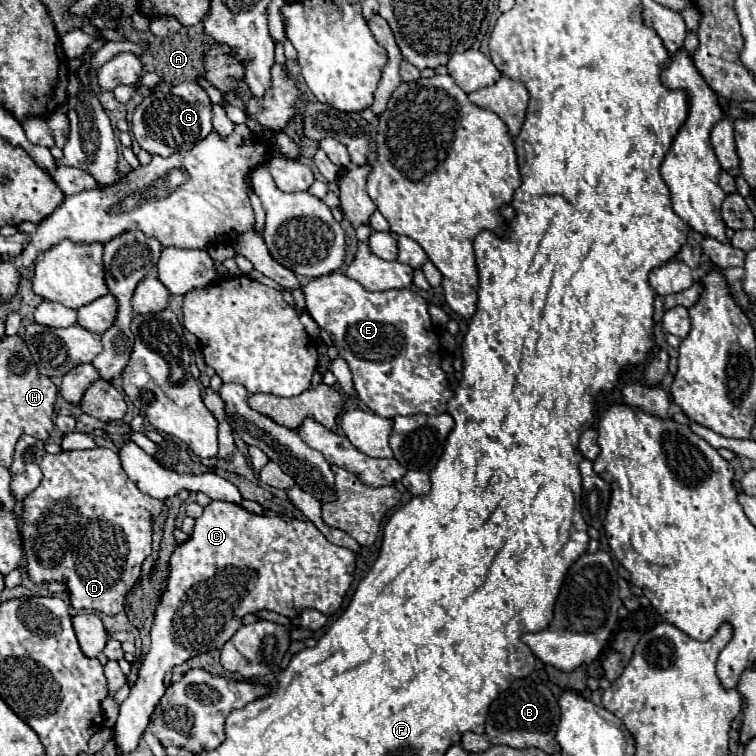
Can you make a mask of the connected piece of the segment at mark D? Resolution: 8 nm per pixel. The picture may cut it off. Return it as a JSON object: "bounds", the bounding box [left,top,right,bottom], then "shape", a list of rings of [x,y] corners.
{"bounds":[21,448,163,616],"shape":[[[93,448],[93,450],[71,450],[71,452],[61,452],[61,454],[45,454],[41,464],[39,464],[41,472],[43,472],[43,480],[39,484],[39,488],[35,492],[31,492],[31,496],[27,496],[27,500],[23,502],[23,528],[21,528],[21,536],[23,536],[23,548],[27,554],[27,568],[25,572],[29,574],[29,578],[35,584],[41,582],[65,582],[71,594],[71,604],[77,610],[97,610],[109,616],[115,616],[117,612],[123,610],[125,606],[125,596],[127,592],[135,586],[135,582],[139,580],[141,574],[141,566],[145,562],[145,558],[151,554],[151,520],[161,514],[163,510],[163,502],[155,500],[147,494],[143,494],[125,474],[125,470],[121,468],[121,460],[119,454],[109,450],[109,448]]]}

